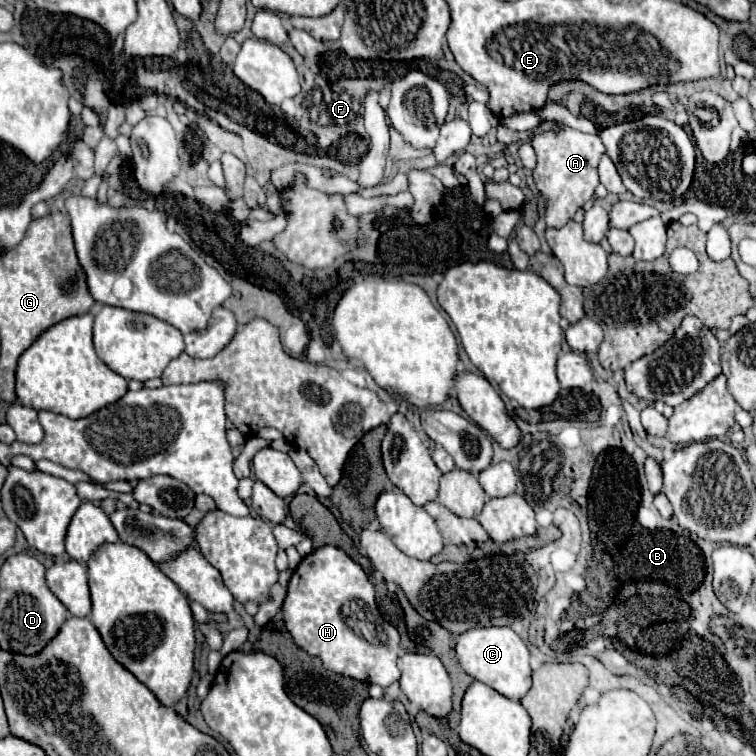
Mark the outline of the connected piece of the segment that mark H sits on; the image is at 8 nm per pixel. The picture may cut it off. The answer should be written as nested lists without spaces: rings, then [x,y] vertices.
[[[320,547],[300,561],[290,579],[288,595],[284,599],[284,623],[294,643],[308,655],[320,657],[328,671],[364,683],[376,683],[380,687],[390,687],[400,679],[400,669],[396,665],[402,653],[400,635],[392,625],[386,625],[386,621],[378,613],[374,601],[374,587],[368,581],[368,575],[338,547]]]

